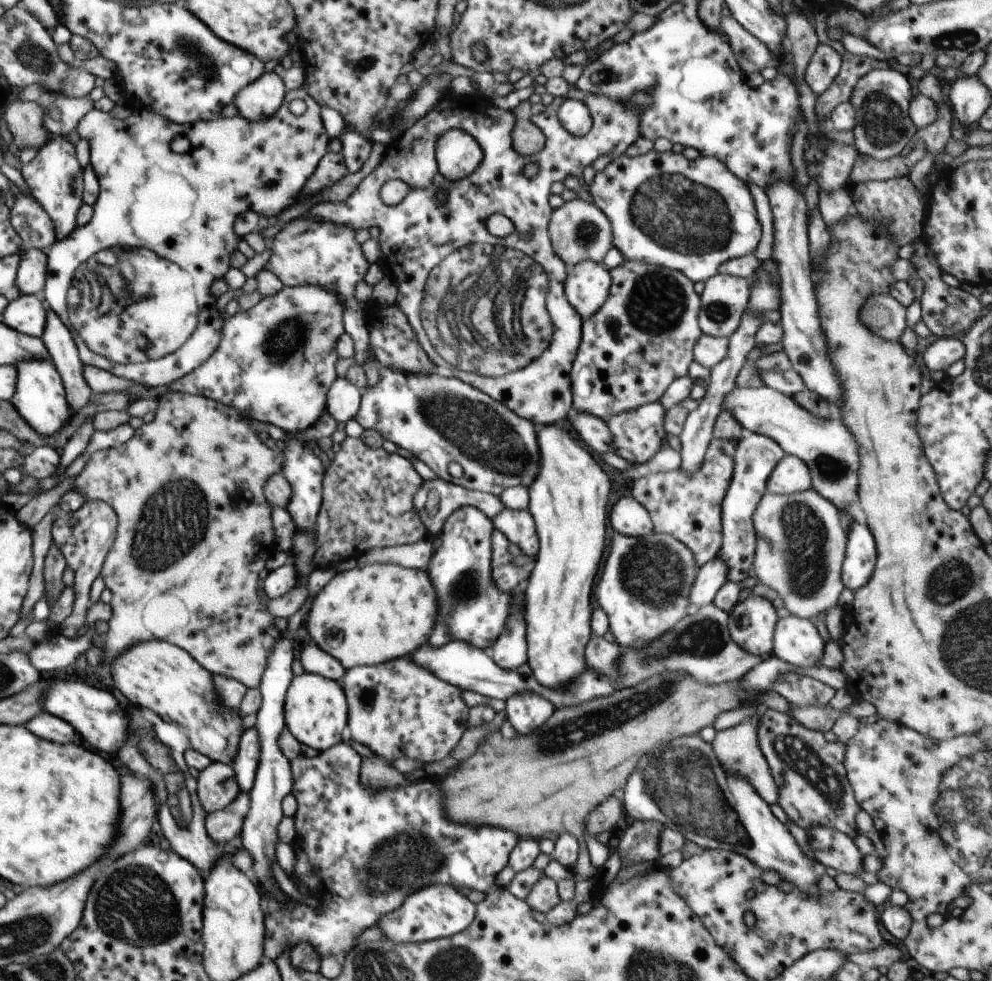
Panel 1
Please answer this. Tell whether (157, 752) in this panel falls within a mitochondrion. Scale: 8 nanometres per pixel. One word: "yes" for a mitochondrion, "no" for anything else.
yes

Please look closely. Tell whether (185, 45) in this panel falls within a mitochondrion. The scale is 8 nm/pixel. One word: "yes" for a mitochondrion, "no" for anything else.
yes

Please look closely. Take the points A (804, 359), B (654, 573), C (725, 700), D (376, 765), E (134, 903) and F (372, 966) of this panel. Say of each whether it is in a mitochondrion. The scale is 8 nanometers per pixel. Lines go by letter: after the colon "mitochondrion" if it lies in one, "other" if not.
A: other
B: mitochondrion
C: other
D: other
E: mitochondrion
F: mitochondrion

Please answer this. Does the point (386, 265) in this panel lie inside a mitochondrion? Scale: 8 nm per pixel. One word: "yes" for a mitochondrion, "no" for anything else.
no

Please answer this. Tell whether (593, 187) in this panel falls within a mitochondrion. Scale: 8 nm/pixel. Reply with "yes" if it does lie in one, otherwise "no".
no

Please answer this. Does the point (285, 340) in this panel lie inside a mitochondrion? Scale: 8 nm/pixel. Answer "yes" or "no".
yes

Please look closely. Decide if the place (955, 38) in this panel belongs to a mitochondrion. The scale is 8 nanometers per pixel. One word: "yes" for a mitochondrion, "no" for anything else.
yes

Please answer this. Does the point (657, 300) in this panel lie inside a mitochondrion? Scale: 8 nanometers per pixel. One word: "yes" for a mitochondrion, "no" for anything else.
yes

